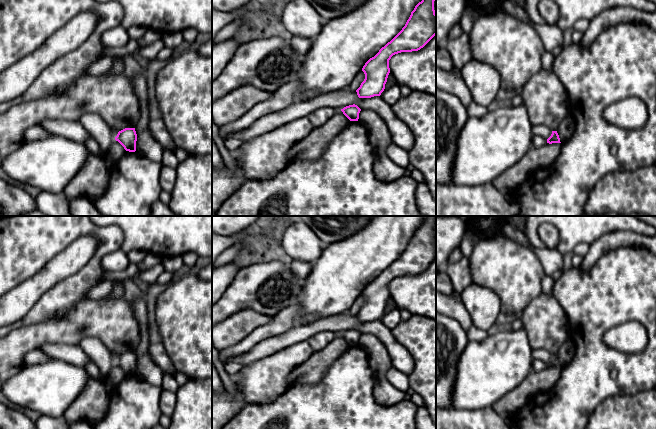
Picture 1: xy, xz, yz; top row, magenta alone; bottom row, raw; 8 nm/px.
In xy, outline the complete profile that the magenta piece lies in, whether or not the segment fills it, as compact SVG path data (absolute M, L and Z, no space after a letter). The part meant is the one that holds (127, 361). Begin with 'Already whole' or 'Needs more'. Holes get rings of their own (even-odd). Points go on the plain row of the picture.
Already whole. M125 352L119 355L115 364L118 365L126 375L136 375L137 358L135 352Z

